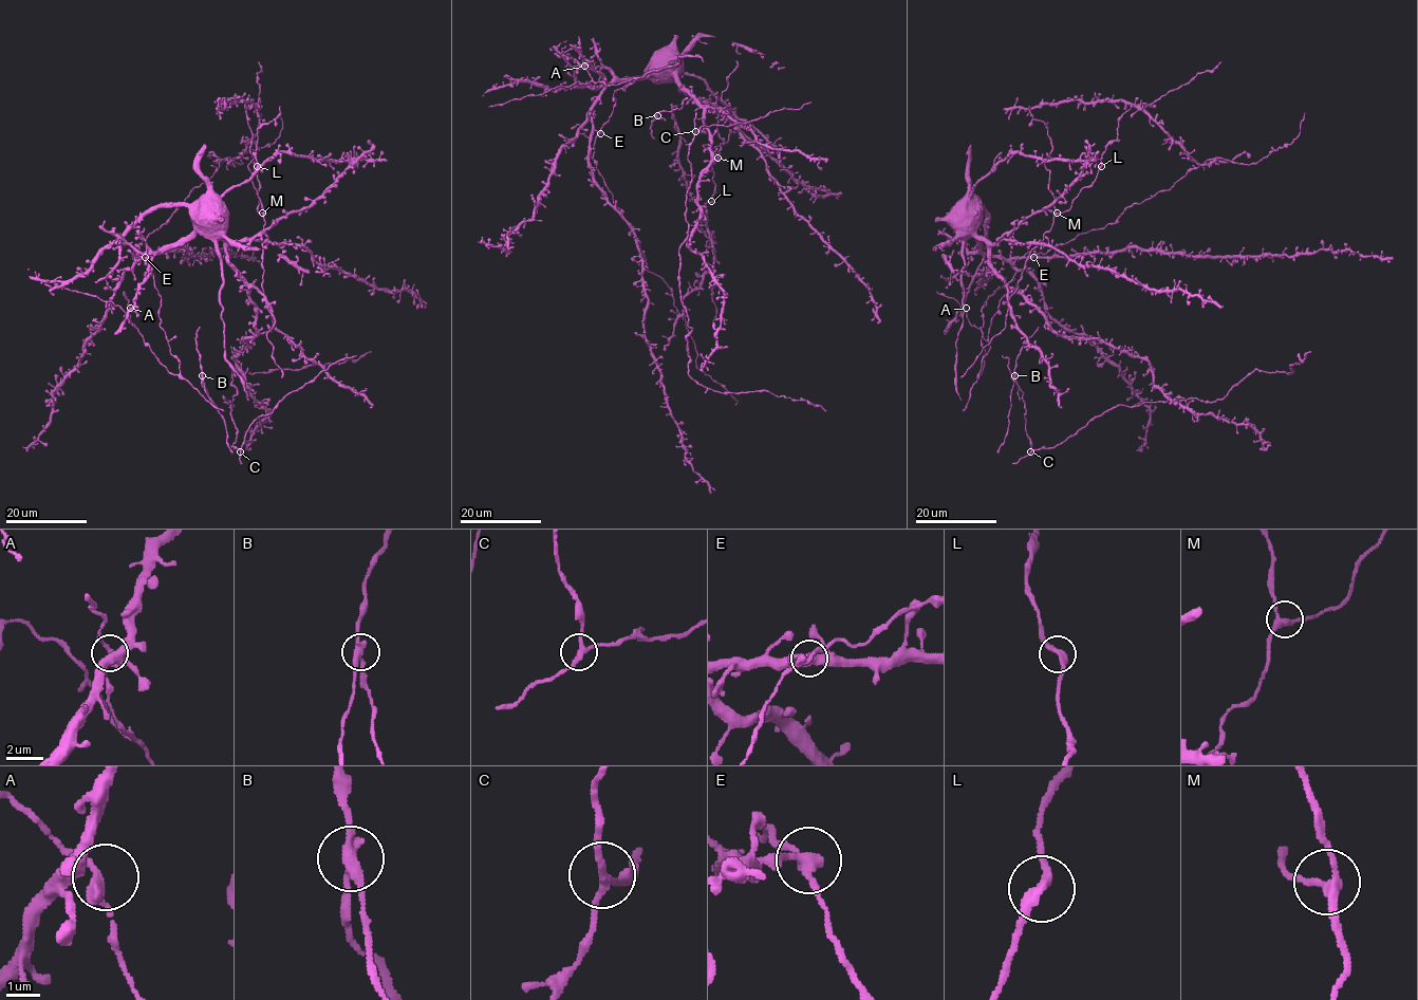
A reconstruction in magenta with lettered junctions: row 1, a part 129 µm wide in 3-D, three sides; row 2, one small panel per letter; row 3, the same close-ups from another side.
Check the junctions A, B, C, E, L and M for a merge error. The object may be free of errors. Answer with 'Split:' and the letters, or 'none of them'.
Split: B

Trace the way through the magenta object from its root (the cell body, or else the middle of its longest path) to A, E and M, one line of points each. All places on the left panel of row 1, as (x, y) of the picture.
A: (207, 214), (200, 216), (198, 226), (190, 233), (153, 257), (130, 308)
E: (207, 214), (200, 216), (198, 226), (185, 237), (150, 256), (136, 258), (145, 257)
M: (207, 214), (213, 216), (213, 230), (225, 243), (227, 261), (263, 297), (262, 250), (268, 240), (262, 213)

